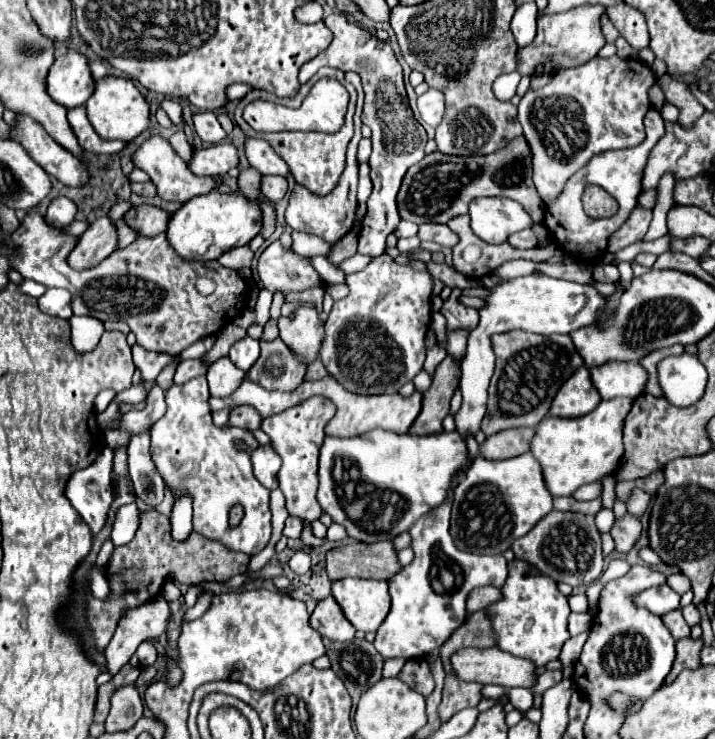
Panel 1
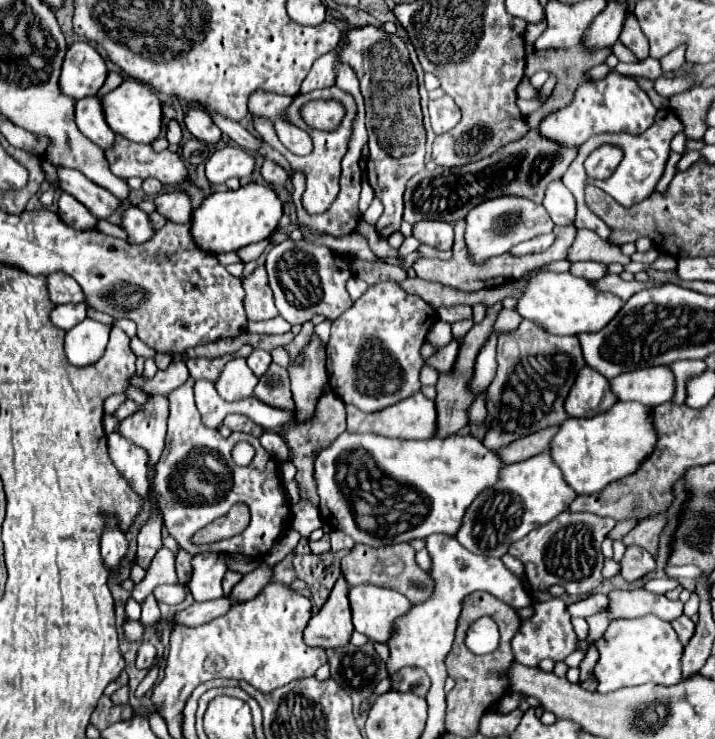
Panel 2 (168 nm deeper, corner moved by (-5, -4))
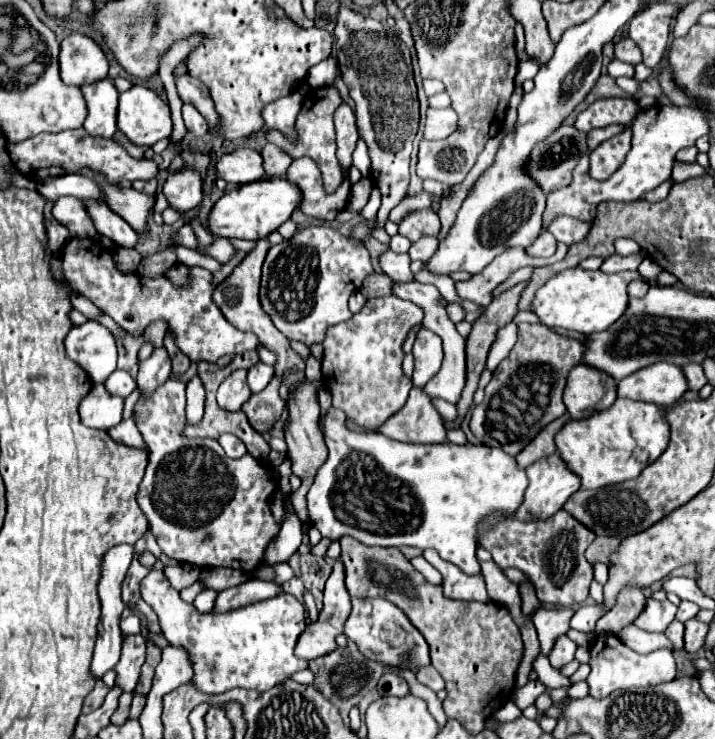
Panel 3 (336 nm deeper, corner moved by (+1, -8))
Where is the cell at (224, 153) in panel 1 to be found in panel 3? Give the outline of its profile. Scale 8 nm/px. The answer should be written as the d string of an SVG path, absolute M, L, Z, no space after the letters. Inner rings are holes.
M238 148L230 154L224 154L216 164L218 176L224 178L228 184L248 184L264 178L262 156L258 150L252 148Z

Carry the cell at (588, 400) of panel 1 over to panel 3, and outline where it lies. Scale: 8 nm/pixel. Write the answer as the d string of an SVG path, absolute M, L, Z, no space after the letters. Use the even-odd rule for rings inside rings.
M578 364L568 374L564 404L572 418L588 418L590 414L608 408L616 400L616 380L592 366Z

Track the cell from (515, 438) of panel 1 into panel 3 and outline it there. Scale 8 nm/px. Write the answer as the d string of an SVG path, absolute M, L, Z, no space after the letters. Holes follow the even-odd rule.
M568 412L564 416L560 416L560 420L554 420L552 424L548 424L548 428L544 428L544 432L540 432L536 436L536 440L532 440L532 444L528 444L528 448L524 448L524 452L520 452L520 456L516 456L516 462L520 468L528 468L532 462L540 460L542 456L550 456L556 452L556 444L554 444L554 436L556 432L570 420Z

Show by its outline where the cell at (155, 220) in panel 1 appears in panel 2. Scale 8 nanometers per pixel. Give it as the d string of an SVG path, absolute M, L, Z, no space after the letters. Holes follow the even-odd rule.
M184 192L160 194L154 198L154 204L156 204L156 212L162 214L168 222L174 224L190 222L192 208L190 208L190 198Z

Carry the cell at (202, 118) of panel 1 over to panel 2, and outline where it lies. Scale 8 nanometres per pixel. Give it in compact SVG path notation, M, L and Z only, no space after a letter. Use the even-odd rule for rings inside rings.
M192 108L186 118L186 128L200 140L200 142L206 142L206 144L218 144L220 138L222 138L222 132L218 130L218 126L214 124L212 116L202 110L202 108Z

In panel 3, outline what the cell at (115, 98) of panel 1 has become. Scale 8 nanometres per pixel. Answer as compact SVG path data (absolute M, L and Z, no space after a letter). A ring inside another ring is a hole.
M132 86L120 94L118 130L138 146L154 146L172 134L168 104L146 86Z

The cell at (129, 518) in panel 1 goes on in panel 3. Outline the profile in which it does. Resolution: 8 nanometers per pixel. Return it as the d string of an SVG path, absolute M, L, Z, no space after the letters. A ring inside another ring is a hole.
M132 418L122 420L118 426L110 428L108 434L116 442L122 442L122 444L126 444L130 448L144 448L144 440L142 440L142 436L140 436L140 432L138 432L138 428L136 428L136 424L134 424Z

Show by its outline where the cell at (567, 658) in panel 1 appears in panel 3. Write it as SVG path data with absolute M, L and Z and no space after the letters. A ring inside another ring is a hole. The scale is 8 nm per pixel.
M648 598L646 610L636 618L636 626L646 630L646 632L664 632L670 622L676 618L678 606L674 606L670 600L664 602L656 602L652 598Z

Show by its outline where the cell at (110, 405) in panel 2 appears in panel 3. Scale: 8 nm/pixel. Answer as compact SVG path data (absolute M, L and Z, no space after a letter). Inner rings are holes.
M114 370L114 372L106 378L104 386L106 386L106 390L108 390L110 394L126 398L126 396L136 388L136 382L134 382L134 378L132 378L128 372L124 372L124 370Z

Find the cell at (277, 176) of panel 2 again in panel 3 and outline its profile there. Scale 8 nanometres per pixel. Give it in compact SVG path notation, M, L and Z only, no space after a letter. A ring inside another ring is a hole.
M266 144L262 148L262 158L264 158L264 170L266 170L268 178L286 176L288 166L292 164L292 158L288 154L284 154L280 148L276 148L274 144Z

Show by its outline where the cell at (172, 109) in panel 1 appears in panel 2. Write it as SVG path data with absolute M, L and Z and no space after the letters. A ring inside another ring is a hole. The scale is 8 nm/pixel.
M168 122L168 130L166 130L166 138L170 140L170 144L180 144L182 142L182 126L178 122Z

